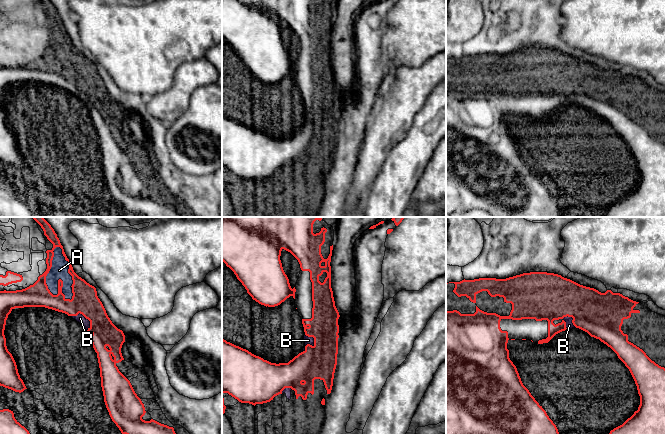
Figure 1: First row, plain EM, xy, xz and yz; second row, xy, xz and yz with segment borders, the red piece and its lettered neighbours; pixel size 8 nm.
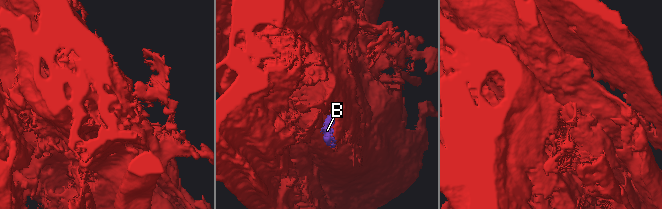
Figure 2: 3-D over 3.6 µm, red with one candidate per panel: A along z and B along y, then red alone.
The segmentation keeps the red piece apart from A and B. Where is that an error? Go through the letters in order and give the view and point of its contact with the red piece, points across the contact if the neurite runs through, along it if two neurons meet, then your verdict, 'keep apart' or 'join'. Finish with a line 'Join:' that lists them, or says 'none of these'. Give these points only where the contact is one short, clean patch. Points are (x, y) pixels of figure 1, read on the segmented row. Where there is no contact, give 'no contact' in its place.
A: meets red in xy at (68, 272); keep apart
B: meets red in yz at (573, 319); keep apart
Join: none of these

